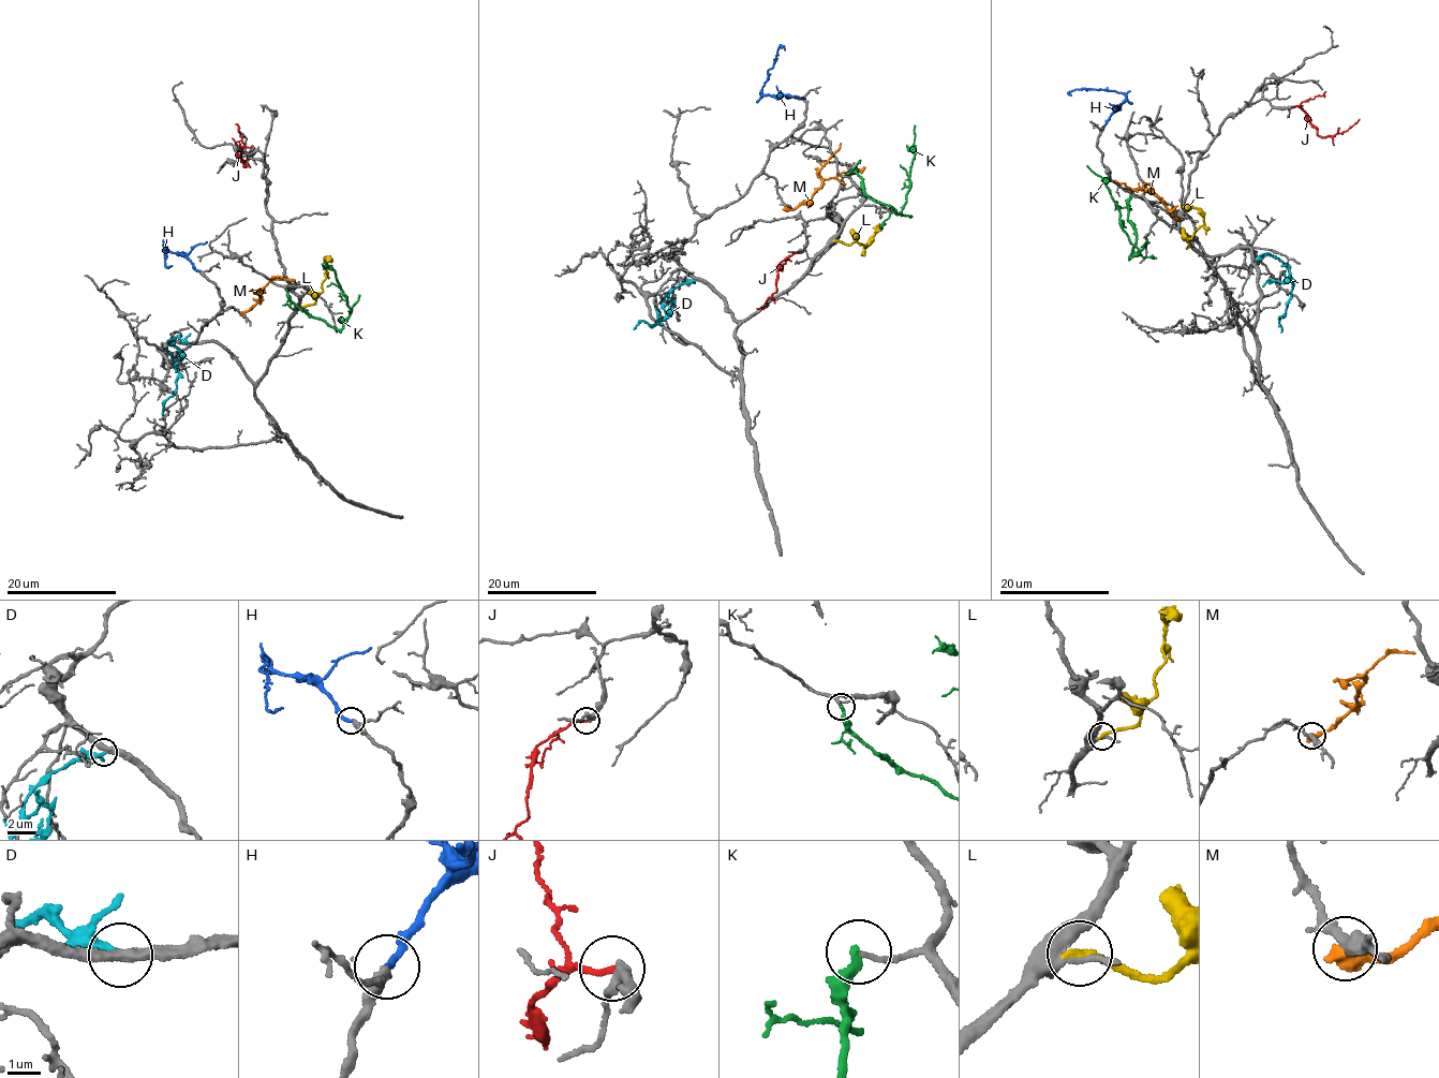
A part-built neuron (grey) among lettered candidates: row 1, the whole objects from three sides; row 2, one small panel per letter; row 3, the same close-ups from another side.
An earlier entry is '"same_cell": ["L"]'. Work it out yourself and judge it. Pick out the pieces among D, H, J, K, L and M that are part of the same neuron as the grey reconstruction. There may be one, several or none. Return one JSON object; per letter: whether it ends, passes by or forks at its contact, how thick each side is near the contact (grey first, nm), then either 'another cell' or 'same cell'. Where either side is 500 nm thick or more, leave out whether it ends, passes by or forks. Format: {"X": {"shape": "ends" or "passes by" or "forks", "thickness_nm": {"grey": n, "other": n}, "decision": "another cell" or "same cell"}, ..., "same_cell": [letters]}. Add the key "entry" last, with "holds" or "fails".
{"D": {"shape": "ends", "thickness_nm": {"grey": 360, "other": 240}, "decision": "another cell"}, "H": {"shape": "ends", "thickness_nm": {"grey": 280, "other": 240}, "decision": "same cell"}, "J": {"shape": "ends", "thickness_nm": {"grey": 320, "other": 180}, "decision": "another cell"}, "K": {"shape": "ends", "thickness_nm": {"grey": 150, "other": 320}, "decision": "another cell"}, "L": {"shape": "ends", "thickness_nm": {"grey": 280, "other": 280}, "decision": "another cell"}, "M": {"shape": "ends", "thickness_nm": {"grey": 400, "other": 440}, "decision": "another cell"}, "same_cell": ["H"], "entry": "fails"}

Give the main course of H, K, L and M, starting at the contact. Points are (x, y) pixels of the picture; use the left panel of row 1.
H: (198, 271), (183, 255), (169, 252), (164, 246), (166, 266), (172, 265)
K: (286, 290), (288, 299), (297, 307), (330, 326), (341, 328), (351, 310), (336, 272), (322, 264)
L: (300, 308), (315, 303), (322, 290), (324, 259), (327, 260)
M: (241, 313), (255, 304), (271, 278), (294, 280)

